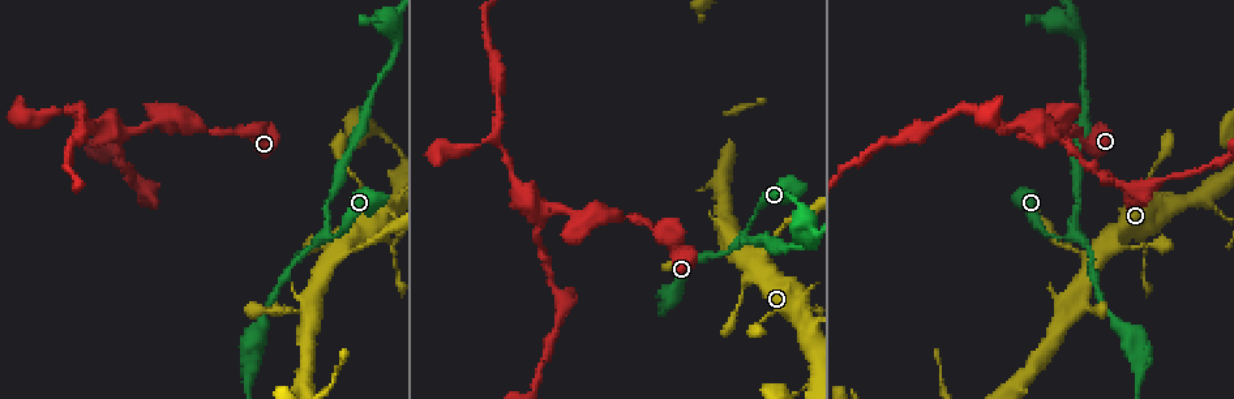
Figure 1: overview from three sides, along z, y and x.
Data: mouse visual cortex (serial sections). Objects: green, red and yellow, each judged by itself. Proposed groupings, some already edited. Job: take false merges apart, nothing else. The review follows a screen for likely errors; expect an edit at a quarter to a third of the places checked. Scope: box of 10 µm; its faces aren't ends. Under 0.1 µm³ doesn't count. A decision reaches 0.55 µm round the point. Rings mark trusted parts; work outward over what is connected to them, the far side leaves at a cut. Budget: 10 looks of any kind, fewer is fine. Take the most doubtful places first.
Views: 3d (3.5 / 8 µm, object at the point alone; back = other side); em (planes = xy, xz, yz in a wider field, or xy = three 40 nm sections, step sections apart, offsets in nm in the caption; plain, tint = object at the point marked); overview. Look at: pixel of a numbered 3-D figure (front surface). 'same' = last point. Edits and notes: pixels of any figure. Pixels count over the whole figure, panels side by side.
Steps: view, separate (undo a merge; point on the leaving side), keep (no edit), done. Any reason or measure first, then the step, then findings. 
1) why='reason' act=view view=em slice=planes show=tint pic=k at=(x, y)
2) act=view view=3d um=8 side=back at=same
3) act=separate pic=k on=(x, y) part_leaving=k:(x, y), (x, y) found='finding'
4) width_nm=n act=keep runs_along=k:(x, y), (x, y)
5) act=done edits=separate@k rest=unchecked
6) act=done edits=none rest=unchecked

why='a fork' act=view view=3d um=3.5 pic=1 at=(1068, 234)

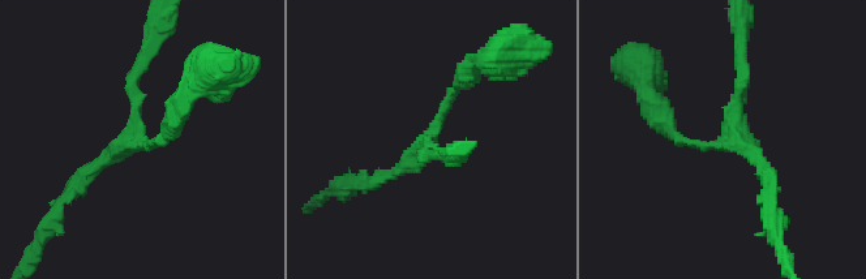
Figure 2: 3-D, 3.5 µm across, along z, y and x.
arms=3 arm_widths_nm=150,150,200 why='shape alone is not enough' act=view view=em slice=xy step=2 show=tint pic=2 at=(720, 142)

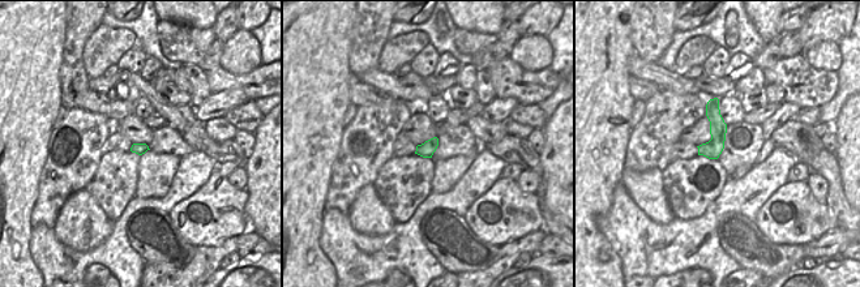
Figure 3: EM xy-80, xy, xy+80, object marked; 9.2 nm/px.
act=view view=em slice=xy step=3 show=tint at=same

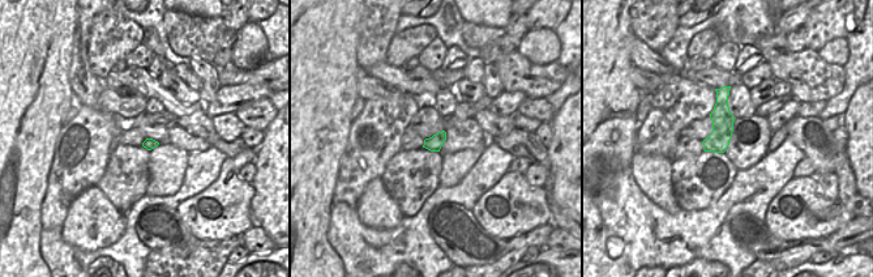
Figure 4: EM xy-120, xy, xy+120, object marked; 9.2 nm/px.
act=keep runs_along=2:(468, 74), (432, 132), (432, 155) found='one cell here'

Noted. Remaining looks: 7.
why='branch point' act=view view=3d um=3.5 pic=1 at=(553, 207)

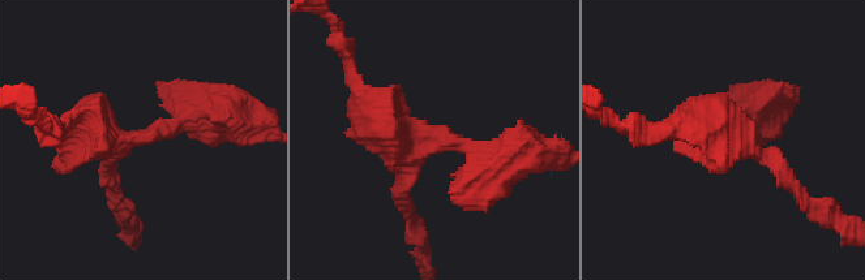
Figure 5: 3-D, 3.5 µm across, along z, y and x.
act=view view=em slice=xy step=3 show=tint pic=5 at=(427, 134)

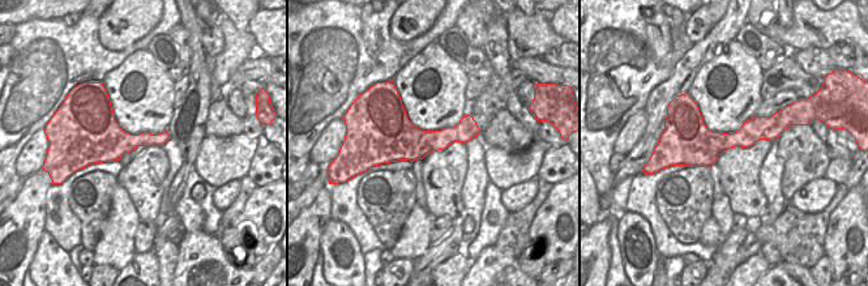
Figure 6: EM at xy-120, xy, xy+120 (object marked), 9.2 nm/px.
act=keep runs_along=5:(504, 159), (395, 136), (360, 99) found='continuous, no second cell'

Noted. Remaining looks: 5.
why='calibre changes' act=view view=3d um=3.5 pic=1 at=(1124, 184)

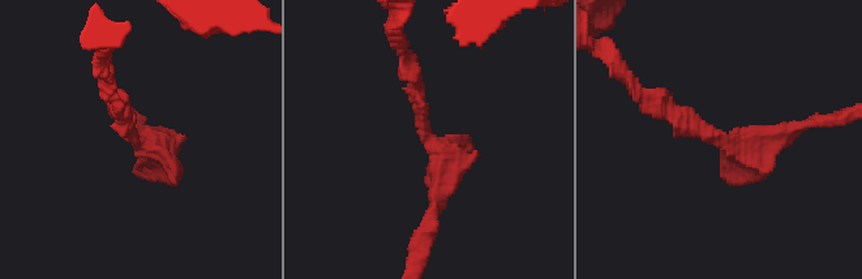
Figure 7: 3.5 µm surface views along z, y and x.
why='need the tissue' act=view view=em slice=xy step=1 show=tint pic=7 at=(131, 139)

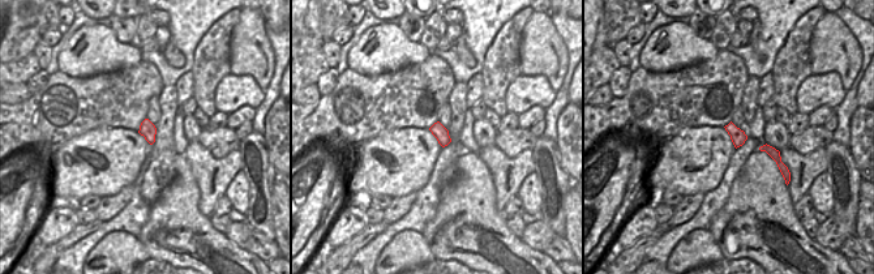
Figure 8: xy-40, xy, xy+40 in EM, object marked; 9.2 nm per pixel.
act=view view=em slice=xy step=5 show=tint at=same

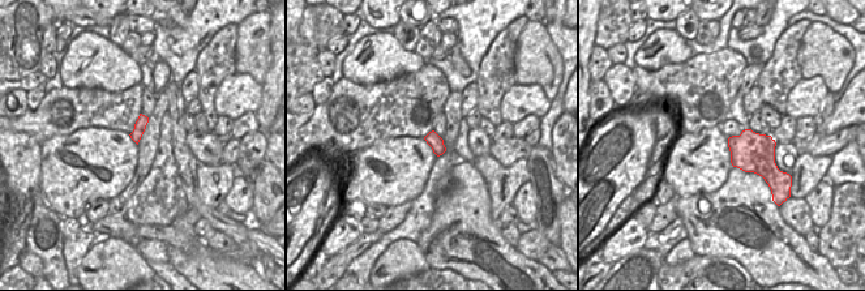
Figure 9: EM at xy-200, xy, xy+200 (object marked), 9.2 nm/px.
act=keep runs_along=7:(651, 98), (720, 142), (790, 131) found='all the same cell'

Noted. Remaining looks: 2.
act=done edits=none rest=unchecked

